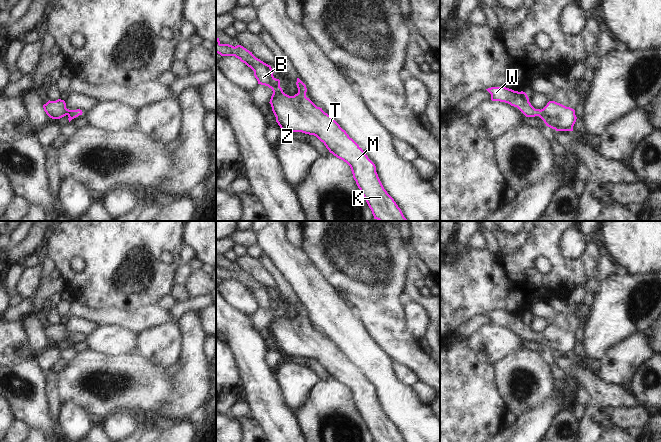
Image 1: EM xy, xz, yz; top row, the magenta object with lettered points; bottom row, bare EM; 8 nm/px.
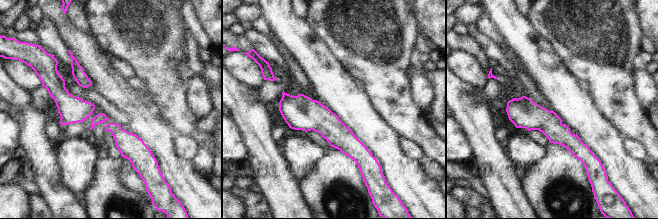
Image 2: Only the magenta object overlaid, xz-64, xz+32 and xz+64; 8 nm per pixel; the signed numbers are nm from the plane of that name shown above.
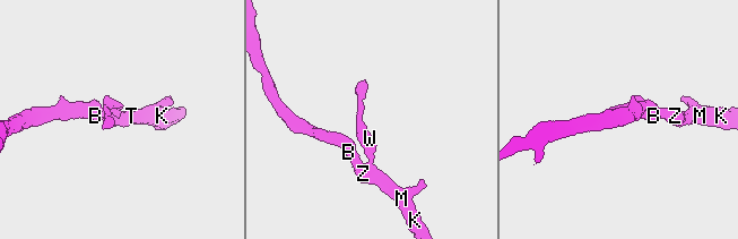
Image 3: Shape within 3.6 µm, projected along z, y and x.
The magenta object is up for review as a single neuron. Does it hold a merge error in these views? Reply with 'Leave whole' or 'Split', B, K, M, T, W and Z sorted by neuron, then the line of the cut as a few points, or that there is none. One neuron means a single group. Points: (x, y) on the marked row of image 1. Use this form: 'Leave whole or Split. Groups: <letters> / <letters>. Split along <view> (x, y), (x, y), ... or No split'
Leave whole. Groups: B K M T W Z. No split

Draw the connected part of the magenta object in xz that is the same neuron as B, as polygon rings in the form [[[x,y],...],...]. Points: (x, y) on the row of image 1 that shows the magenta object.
[[[216,38],[216,53],[221,56],[235,56],[254,71],[258,84],[272,89],[269,103],[276,122],[283,131],[316,136],[330,153],[350,166],[353,178],[374,219],[407,221],[394,199],[384,189],[375,164],[330,115],[306,97],[306,85],[299,78],[296,82],[298,93],[289,96],[280,87],[280,80],[273,76],[271,66],[256,58],[243,46],[221,44],[219,38]]]

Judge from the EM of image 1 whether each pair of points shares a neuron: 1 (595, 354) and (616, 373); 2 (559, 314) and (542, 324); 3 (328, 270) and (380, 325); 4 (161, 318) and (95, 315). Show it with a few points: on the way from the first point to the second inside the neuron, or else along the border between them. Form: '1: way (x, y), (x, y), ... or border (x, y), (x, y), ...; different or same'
1: border (610, 346), (599, 360); different
2: border (529, 316), (541, 316), (549, 324); different
3: way (343, 280), (373, 310); same
4: way (145, 318), (111, 316); same

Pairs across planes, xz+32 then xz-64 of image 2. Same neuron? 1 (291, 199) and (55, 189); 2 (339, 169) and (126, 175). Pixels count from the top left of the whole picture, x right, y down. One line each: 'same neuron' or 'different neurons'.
1: same neuron
2: different neurons

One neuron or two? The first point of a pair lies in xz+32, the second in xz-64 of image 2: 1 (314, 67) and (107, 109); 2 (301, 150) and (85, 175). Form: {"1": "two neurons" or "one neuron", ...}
{"1": "two neurons", "2": "one neuron"}

